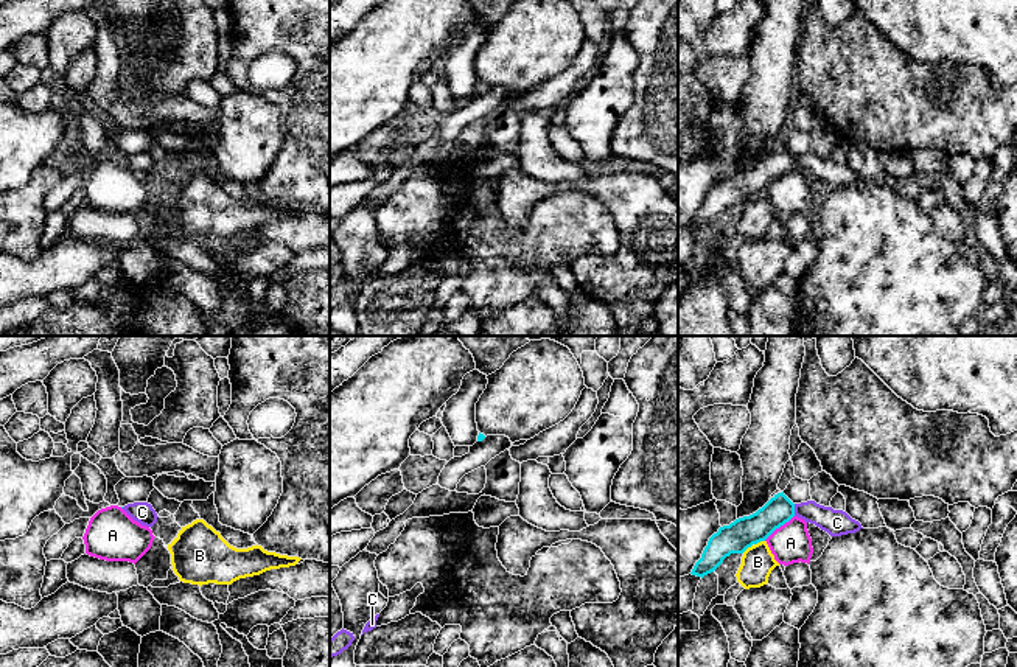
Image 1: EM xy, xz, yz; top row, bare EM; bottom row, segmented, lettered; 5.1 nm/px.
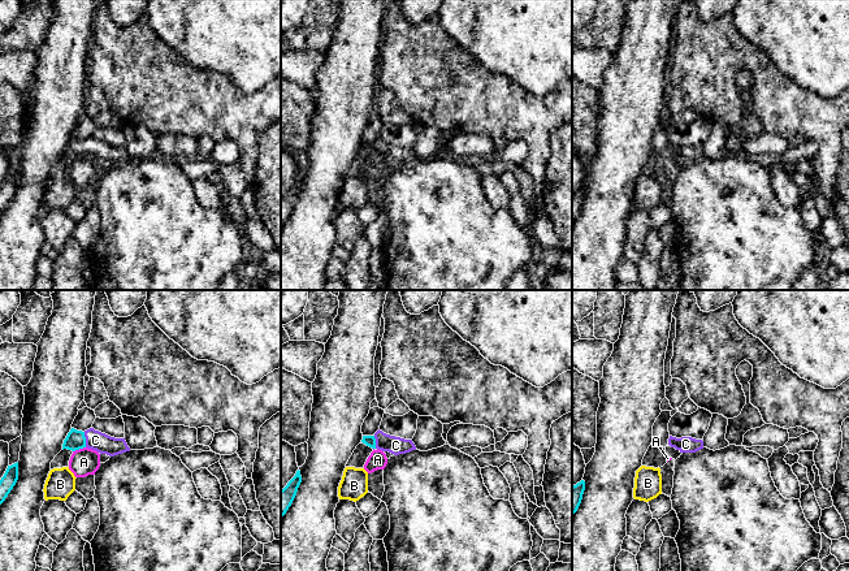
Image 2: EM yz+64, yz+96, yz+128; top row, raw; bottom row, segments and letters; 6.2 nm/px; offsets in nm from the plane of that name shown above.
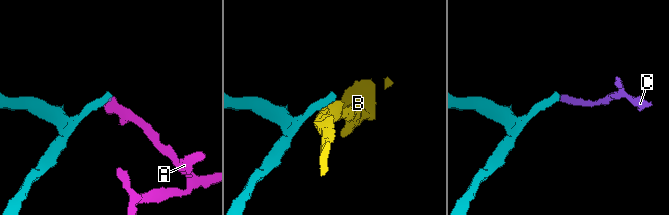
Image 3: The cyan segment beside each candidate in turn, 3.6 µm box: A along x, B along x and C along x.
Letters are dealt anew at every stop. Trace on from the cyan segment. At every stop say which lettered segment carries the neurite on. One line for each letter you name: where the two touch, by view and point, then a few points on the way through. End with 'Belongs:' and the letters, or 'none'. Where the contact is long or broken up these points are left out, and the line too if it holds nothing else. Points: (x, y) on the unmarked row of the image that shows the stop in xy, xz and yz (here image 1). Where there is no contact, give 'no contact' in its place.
C: contact yz (793, 162); way yz (756, 179), (778, 162), (793, 162), (809, 162), (837, 174)
Belongs: C

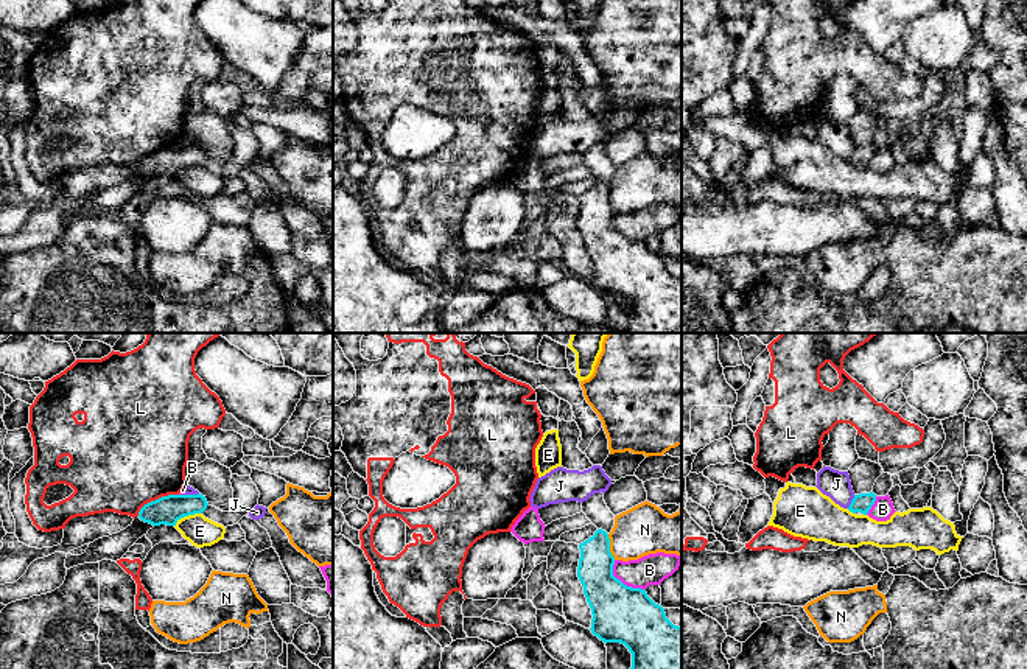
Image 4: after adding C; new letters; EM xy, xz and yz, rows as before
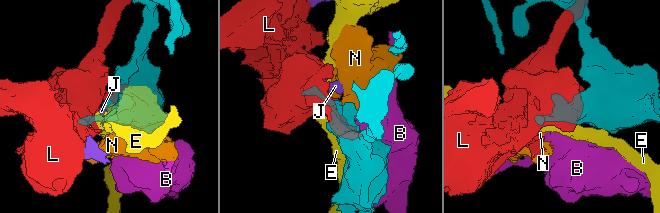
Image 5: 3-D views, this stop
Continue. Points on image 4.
Belongs: none

